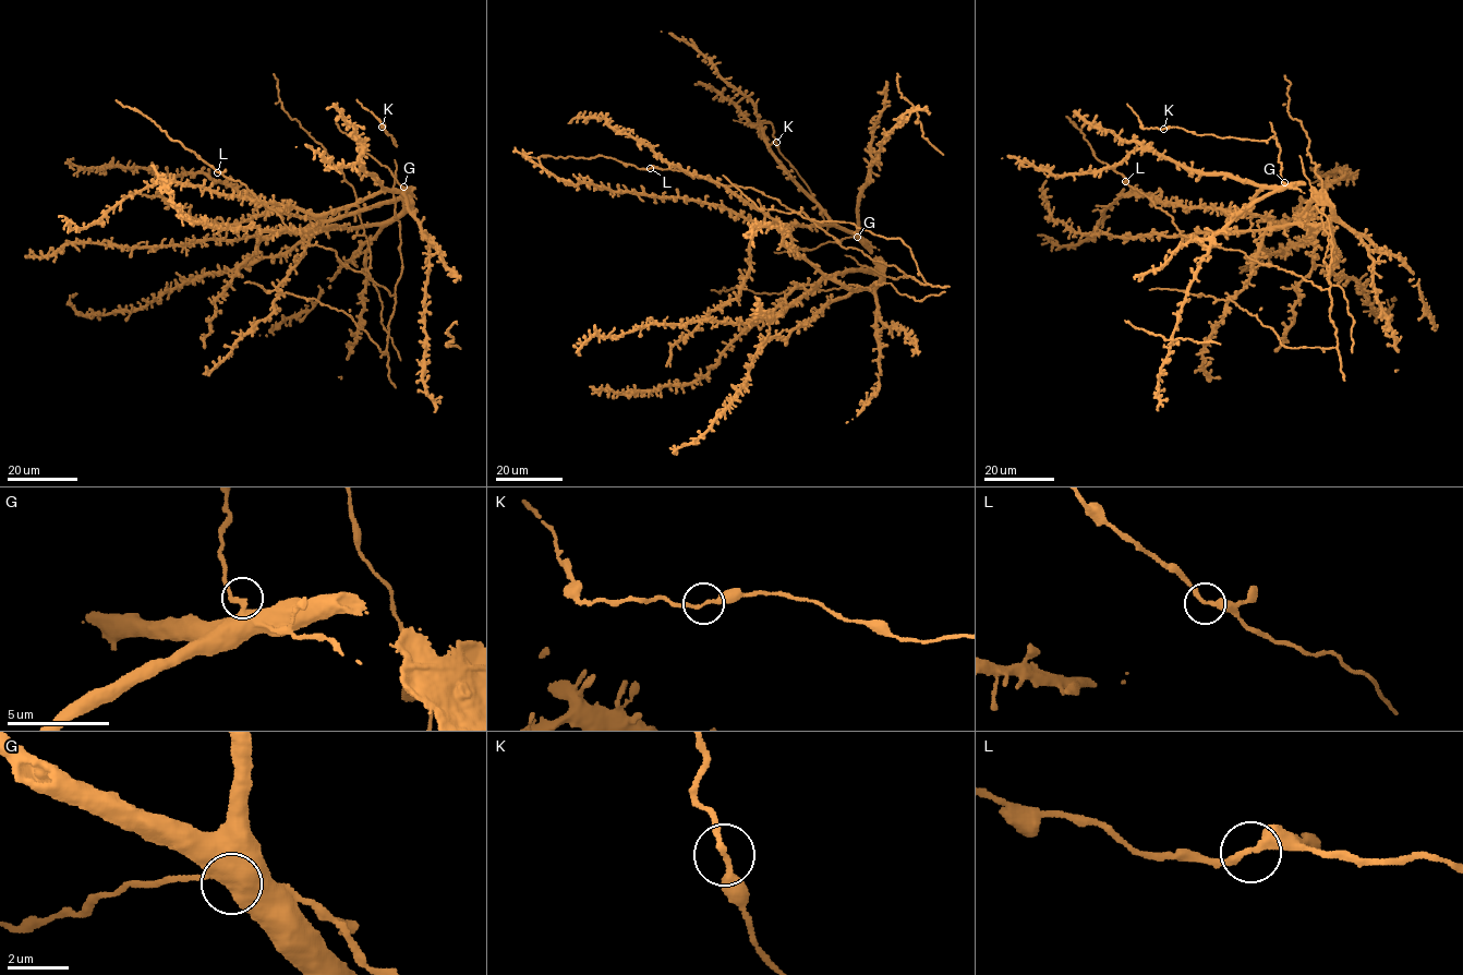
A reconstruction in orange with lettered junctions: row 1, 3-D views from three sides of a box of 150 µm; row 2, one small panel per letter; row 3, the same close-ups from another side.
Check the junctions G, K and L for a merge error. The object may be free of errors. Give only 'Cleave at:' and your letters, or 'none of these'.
Cleave at: none of these

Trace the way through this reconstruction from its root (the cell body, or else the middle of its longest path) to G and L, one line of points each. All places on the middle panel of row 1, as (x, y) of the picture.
G: (872, 272), (881, 278), (871, 288), (845, 288), (803, 260), (783, 227), (836, 226), (854, 231), (857, 237)
L: (872, 272), (867, 267), (894, 279), (907, 277), (894, 265), (843, 247), (803, 213), (750, 188), (650, 168)

